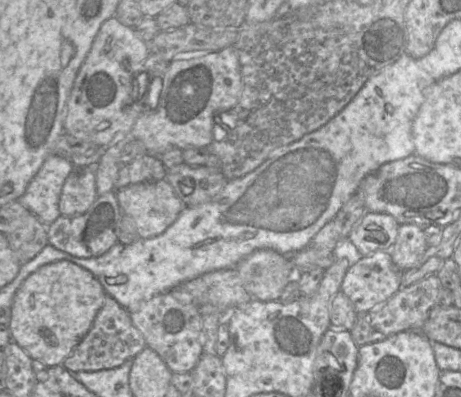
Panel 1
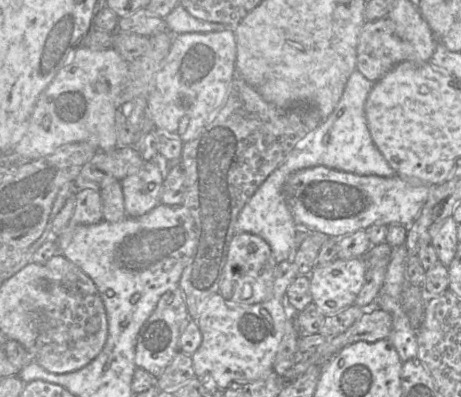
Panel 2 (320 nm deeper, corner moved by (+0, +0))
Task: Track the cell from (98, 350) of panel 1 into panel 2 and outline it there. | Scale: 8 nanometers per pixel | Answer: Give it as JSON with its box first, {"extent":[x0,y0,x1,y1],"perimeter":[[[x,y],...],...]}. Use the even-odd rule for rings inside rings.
{"extent":[32,253,107,373],"perimeter":[[[61,253],[50,258],[44,265],[49,300],[32,360],[51,373],[73,372],[95,359],[107,341],[105,306],[92,279]]]}

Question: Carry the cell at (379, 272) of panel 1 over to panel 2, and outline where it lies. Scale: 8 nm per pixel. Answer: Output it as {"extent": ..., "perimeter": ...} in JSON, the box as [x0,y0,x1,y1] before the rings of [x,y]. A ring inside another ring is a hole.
{"extent":[309,257,368,316],"perimeter":[[[361,257],[349,260],[336,258],[324,265],[314,266],[309,274],[312,302],[325,316],[334,315],[352,306],[365,284],[368,270]]]}

